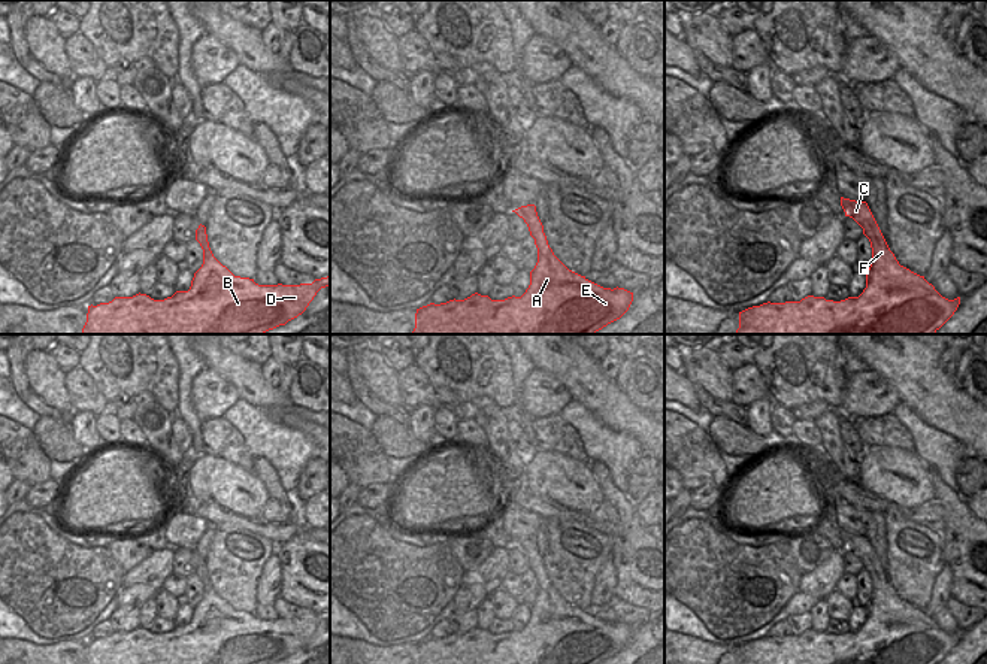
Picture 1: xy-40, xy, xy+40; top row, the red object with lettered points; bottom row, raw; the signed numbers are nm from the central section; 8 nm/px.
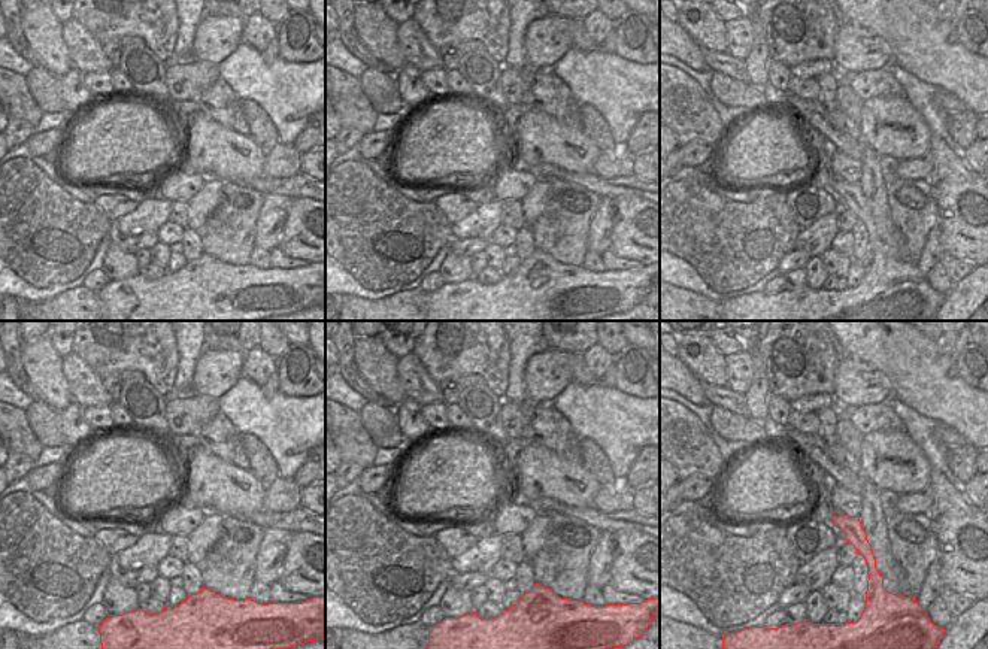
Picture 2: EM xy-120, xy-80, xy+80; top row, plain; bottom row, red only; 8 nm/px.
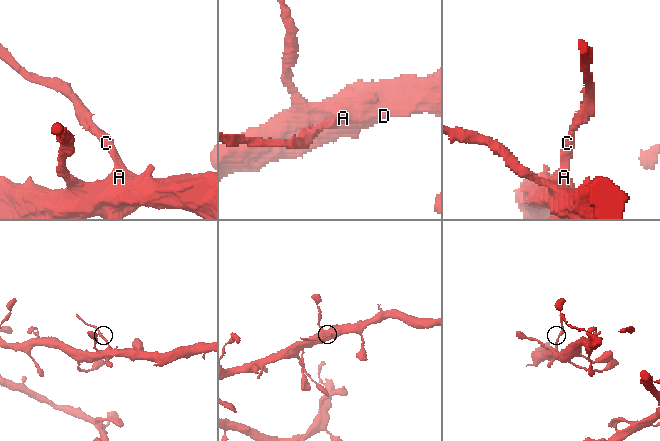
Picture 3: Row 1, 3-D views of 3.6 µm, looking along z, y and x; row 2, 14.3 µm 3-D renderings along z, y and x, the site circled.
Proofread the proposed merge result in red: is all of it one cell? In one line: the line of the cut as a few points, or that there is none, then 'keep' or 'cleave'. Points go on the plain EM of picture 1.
cut in xy+40 along (874, 552), (865, 569); cleave

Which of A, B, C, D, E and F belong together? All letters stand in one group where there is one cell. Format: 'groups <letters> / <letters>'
groups A B D E F / C

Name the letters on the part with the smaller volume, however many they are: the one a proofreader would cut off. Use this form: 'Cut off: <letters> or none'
Cut off: C.

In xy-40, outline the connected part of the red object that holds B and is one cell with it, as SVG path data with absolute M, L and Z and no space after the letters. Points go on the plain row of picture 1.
M200 558L199 564L196 574L203 583L203 598L188 625L176 625L164 634L139 627L91 639L82 664L273 664L302 649L317 627L330 619L330 610L300 619L258 619L254 613L234 610L214 591L206 561Z

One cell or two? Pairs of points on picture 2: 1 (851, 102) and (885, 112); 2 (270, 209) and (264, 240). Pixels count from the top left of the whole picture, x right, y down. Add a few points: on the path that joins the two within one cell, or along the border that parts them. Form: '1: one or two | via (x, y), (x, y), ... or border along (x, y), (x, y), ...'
1: two | border along (864, 102), (858, 123)
2: one | via (270, 217), (267, 233)

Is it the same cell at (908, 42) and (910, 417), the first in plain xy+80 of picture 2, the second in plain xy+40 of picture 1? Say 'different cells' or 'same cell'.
different cells

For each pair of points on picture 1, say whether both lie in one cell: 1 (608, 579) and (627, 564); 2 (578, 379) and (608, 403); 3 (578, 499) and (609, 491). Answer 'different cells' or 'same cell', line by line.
1: different cells
2: same cell
3: different cells

